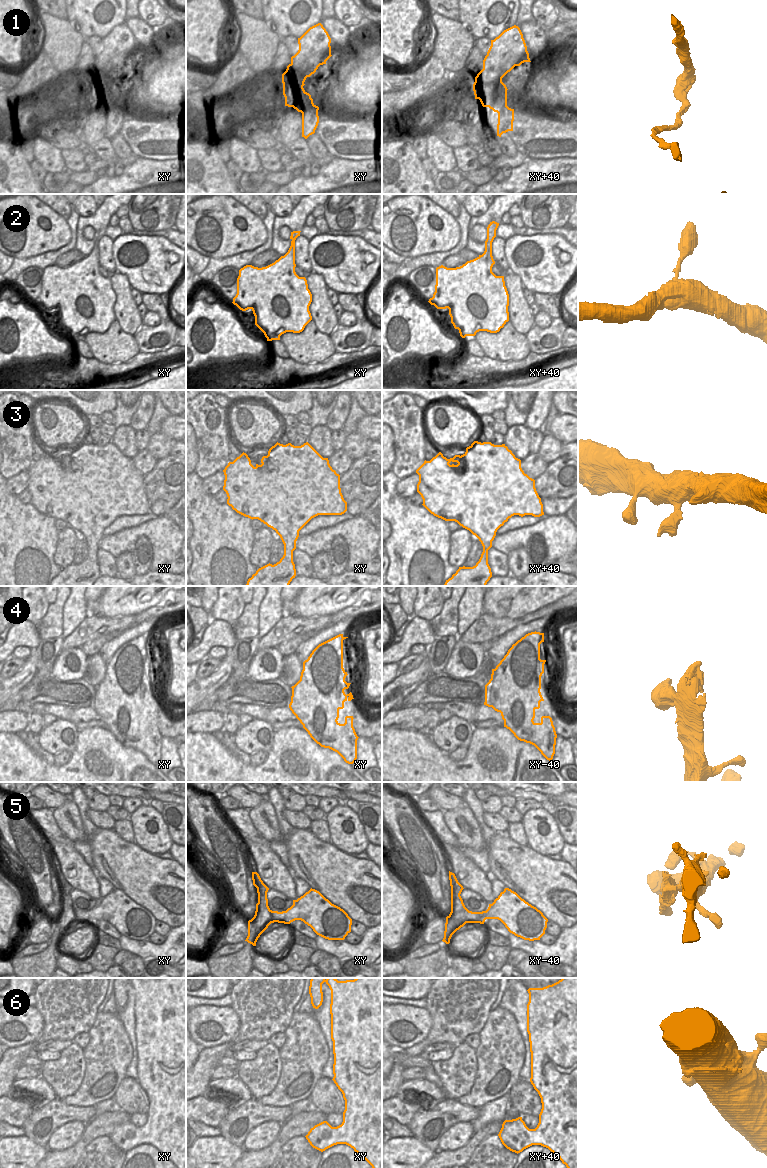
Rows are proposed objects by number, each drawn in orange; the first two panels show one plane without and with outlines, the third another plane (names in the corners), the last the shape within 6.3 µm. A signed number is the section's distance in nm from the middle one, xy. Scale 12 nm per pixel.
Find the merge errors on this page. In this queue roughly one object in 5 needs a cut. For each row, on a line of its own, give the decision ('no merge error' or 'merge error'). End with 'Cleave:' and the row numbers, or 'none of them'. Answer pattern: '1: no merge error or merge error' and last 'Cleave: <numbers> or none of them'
1: merge error
2: no merge error
3: no merge error
4: no merge error
5: no merge error
6: no merge error
Cleave: 1

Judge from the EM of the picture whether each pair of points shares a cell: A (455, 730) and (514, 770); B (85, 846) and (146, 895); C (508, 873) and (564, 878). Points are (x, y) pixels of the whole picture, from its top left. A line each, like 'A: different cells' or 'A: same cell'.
A: different cells
B: different cells
C: same cell

